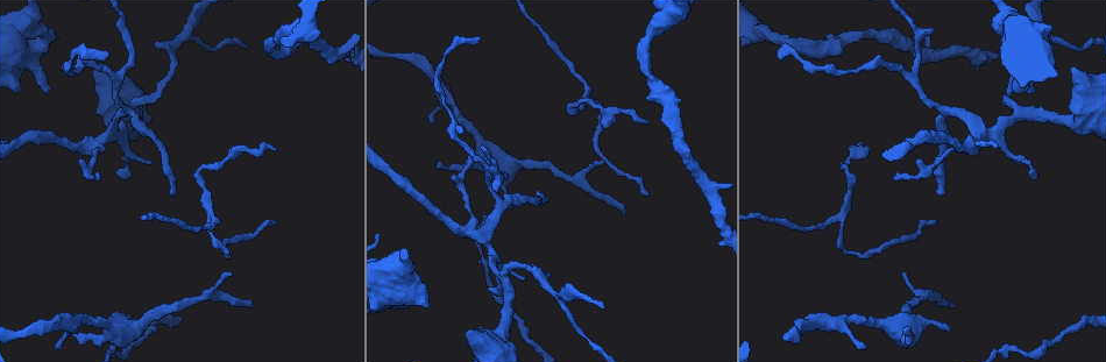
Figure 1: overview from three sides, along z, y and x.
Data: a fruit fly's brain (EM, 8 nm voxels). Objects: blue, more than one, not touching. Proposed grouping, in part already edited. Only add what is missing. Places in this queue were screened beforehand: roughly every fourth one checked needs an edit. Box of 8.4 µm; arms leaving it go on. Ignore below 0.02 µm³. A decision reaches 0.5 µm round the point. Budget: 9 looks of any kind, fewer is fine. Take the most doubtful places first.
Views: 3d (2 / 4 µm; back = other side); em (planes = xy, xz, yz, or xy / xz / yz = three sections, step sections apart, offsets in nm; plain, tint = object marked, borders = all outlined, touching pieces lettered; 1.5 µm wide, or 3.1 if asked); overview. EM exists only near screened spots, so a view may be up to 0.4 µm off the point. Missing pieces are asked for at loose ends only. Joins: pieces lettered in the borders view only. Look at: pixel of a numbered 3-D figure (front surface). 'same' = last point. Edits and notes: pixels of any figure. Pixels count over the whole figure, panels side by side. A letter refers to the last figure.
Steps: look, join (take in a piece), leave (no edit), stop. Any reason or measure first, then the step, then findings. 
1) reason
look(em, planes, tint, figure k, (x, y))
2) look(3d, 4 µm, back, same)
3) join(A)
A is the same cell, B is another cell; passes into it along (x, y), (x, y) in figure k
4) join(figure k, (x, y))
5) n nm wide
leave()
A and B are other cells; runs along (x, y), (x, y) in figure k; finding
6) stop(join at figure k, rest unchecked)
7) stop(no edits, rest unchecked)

an open end
look(3d, 2 µm, figure 1, (251, 307))

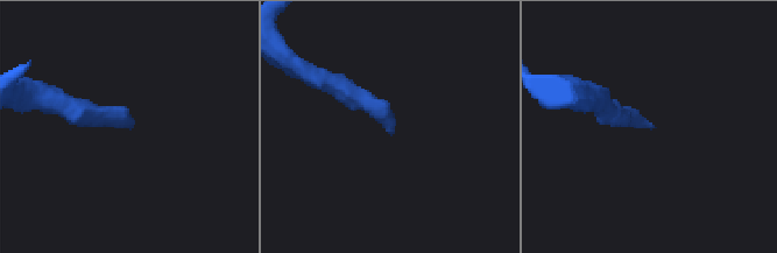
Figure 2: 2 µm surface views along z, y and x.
shape alone is not enough
look(em, planes, borders, figure 2, (131, 123))

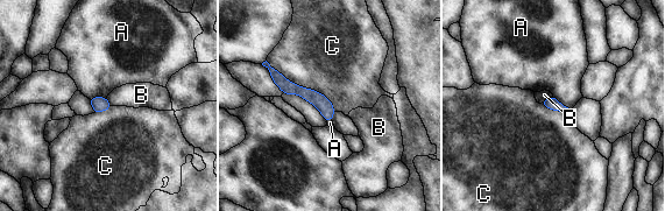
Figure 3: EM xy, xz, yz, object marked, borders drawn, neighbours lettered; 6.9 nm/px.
leave()
A, B and C are other cells; runs along (273, 72), (312, 96), (330, 117) in figure 3; no lettered piece goes on from it

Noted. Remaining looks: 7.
tapers out
look(em, planes, borders, figure 1, (97, 180))

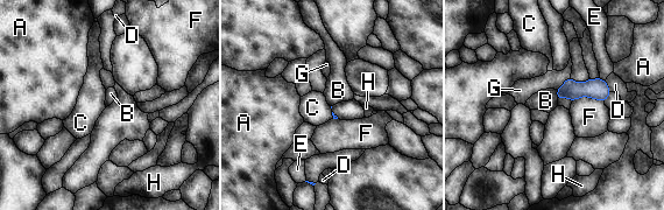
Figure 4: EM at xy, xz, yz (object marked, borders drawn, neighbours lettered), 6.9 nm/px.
join(B)
B is the same cell, A, C, D, E, F, G and H are other cells; passes into it along (572, 90), (557, 96), (545, 100) in figure 4; it goes on there

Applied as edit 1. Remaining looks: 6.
see it whole again
look(overview)

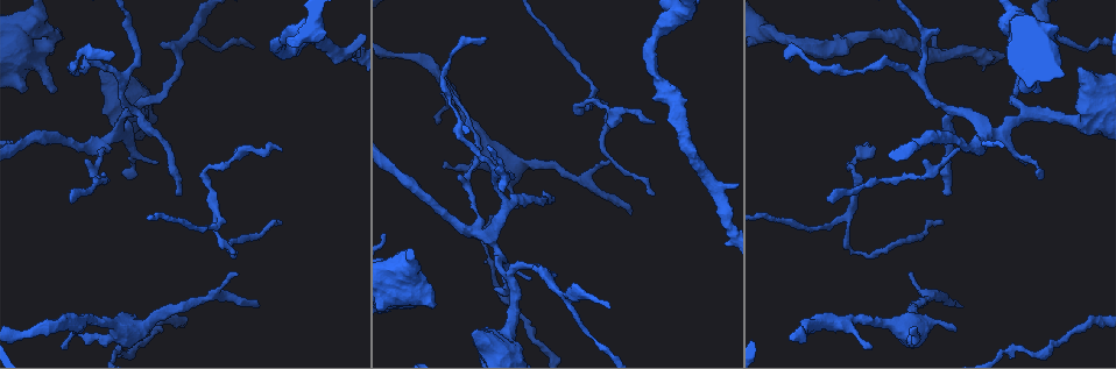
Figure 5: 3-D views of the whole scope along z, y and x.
branch stops here
look(em, planes, borders, figure 5, (55, 91))

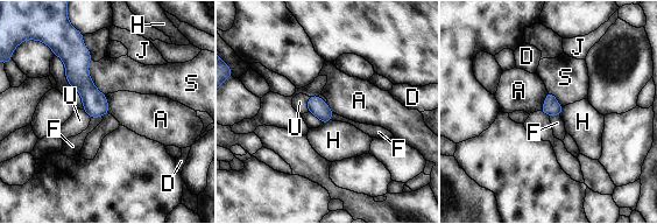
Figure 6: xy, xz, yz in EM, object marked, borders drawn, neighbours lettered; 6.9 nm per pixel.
leave()
A, D, F, H, J, S and U are other cells; none of them fits

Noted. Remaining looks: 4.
stop(join at figure 4, rest unchecked)

